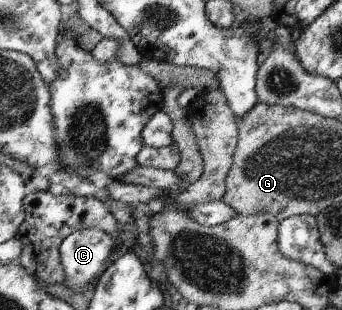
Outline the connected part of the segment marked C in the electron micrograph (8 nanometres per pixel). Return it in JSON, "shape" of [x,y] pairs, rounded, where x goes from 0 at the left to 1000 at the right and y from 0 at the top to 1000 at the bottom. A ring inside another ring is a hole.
{"shape":[[[246,735],[205,755],[178,784],[178,845],[193,874],[187,919],[219,942],[263,948],[269,900],[292,900],[307,877],[336,771],[281,735]]]}

